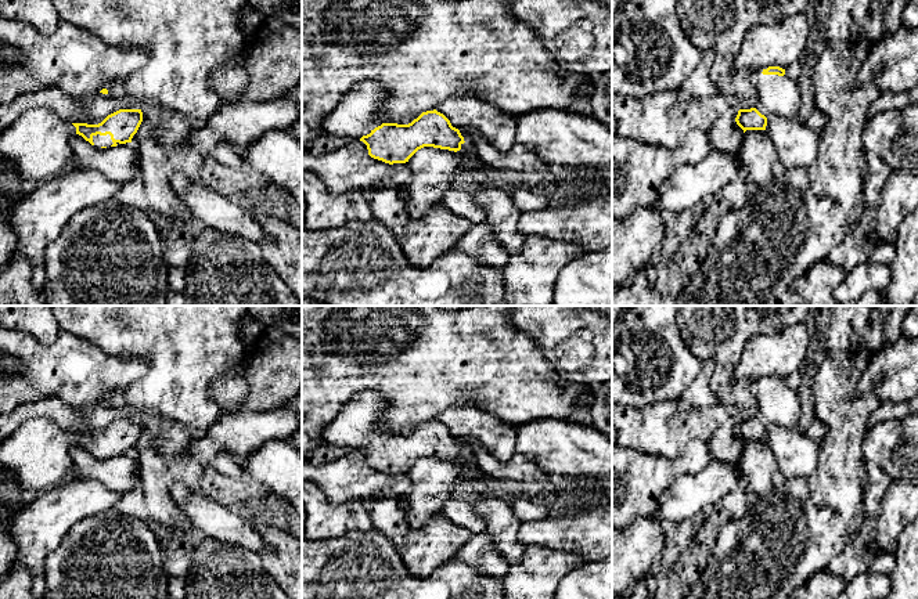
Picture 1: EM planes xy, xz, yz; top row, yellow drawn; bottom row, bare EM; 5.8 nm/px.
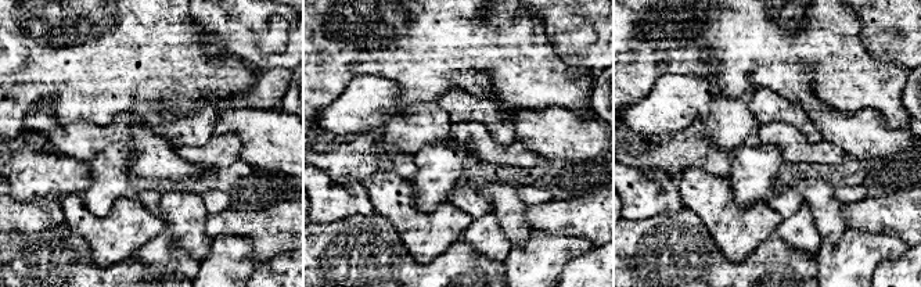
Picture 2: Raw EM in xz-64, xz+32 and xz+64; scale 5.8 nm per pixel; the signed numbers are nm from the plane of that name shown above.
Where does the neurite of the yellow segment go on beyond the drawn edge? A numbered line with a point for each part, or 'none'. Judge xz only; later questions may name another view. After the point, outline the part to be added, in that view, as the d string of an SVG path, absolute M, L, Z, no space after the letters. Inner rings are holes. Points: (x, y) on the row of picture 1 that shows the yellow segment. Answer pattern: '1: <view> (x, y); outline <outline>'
1: xz (355, 115); outline M375 82L354 84L324 119L324 134L360 140L382 122L377 112L384 102L385 89Z
2: xz (470, 161); outline M464 137L464 141L465 142L461 144L461 149L457 151L461 158L461 172L486 167L479 159L472 141L468 137Z

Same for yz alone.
1: yz (777, 94); outline M768 66L750 72L750 83L757 93L755 108L766 118L780 115L788 119L796 118L802 105L798 79L786 75L763 75Z

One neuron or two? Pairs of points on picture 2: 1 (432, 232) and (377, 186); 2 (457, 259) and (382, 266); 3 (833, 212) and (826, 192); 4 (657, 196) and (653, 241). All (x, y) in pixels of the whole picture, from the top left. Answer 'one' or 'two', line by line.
1: one
2: one
3: one
4: two

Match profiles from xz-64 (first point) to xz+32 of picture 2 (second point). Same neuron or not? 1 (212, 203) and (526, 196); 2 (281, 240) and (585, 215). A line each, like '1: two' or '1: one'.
1: one
2: one

